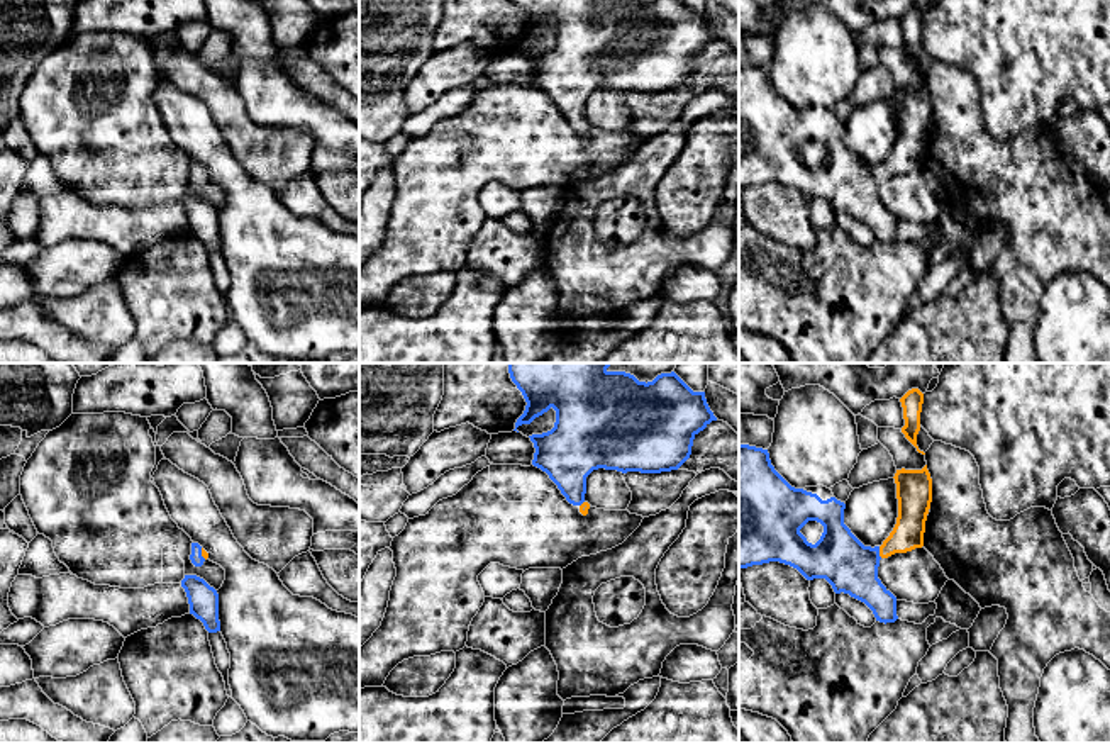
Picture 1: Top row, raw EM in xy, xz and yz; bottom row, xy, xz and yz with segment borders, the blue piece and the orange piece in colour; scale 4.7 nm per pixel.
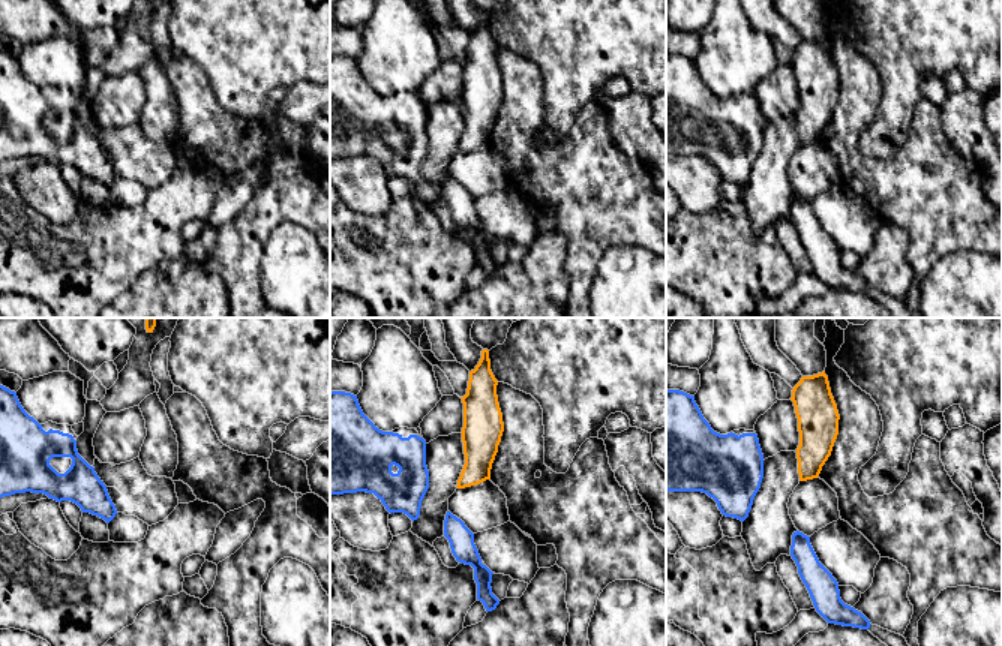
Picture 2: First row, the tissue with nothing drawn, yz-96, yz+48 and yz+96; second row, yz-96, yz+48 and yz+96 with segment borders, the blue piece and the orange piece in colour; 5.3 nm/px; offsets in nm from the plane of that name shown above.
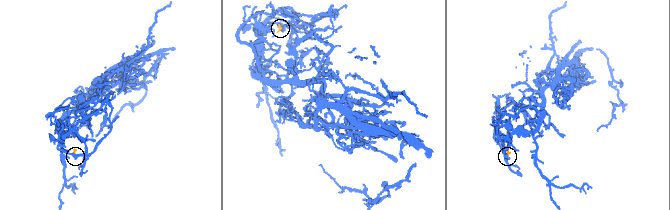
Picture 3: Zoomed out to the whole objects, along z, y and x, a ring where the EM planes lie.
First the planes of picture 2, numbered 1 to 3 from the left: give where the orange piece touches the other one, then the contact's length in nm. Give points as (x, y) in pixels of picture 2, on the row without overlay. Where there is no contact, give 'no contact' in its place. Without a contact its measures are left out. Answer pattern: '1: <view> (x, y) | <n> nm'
1: no contact
2: no contact
3: no contact

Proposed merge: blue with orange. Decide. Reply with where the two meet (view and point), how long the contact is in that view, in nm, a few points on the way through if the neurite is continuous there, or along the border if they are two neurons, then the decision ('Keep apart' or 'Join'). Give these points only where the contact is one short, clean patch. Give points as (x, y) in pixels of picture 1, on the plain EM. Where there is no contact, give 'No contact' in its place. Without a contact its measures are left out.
Touches blue at yz (878, 172). Shared border 60 nm. Path across: yz (839, 177), (871, 177), (878, 172), (907, 155). Join

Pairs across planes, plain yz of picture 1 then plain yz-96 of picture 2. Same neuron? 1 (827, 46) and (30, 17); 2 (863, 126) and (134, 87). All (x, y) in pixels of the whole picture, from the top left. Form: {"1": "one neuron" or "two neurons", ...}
{"1": "two neurons", "2": "one neuron"}

